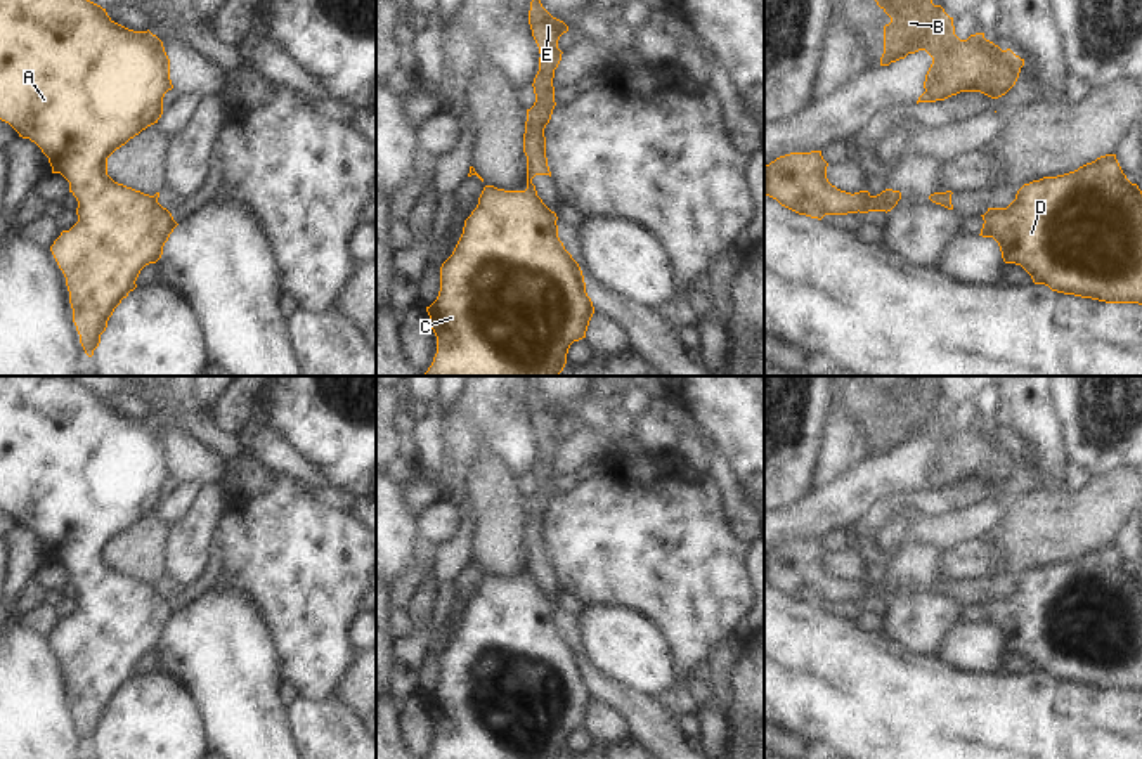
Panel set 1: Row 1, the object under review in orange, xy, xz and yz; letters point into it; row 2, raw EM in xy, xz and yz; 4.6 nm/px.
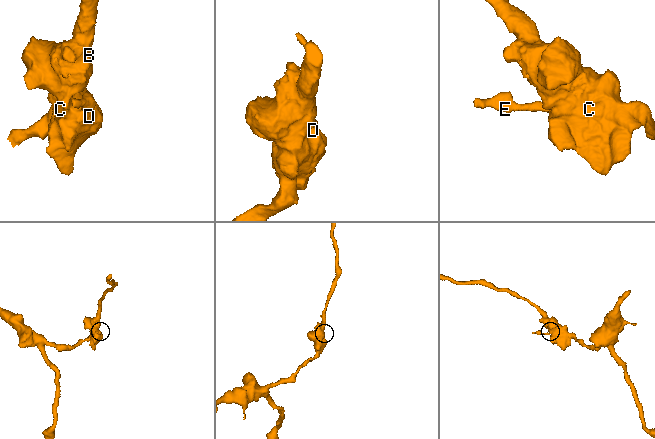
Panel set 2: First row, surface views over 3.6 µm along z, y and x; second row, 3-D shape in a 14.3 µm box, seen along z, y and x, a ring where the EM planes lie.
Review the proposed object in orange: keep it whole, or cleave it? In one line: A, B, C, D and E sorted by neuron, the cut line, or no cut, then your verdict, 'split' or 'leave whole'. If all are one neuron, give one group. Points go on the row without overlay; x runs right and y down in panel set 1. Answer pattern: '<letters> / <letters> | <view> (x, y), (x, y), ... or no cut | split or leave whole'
A B C D / E | xz (527, 572), (534, 586), (551, 602), (557, 624) | split

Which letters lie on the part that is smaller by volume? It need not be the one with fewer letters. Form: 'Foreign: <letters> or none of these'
Foreign: E.

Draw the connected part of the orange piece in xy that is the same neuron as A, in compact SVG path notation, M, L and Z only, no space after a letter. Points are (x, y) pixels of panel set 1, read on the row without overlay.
M0 376L0 508L42 537L52 561L69 570L69 581L78 589L78 610L61 620L50 639L66 665L73 710L88 745L99 735L114 697L137 676L140 658L161 646L165 631L178 613L152 584L107 563L107 546L158 511L163 485L172 477L170 447L163 430L149 418L133 419L114 411L106 397L69 376Z

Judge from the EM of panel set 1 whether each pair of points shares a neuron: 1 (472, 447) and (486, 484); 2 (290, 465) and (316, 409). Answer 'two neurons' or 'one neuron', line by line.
1: two neurons
2: two neurons

